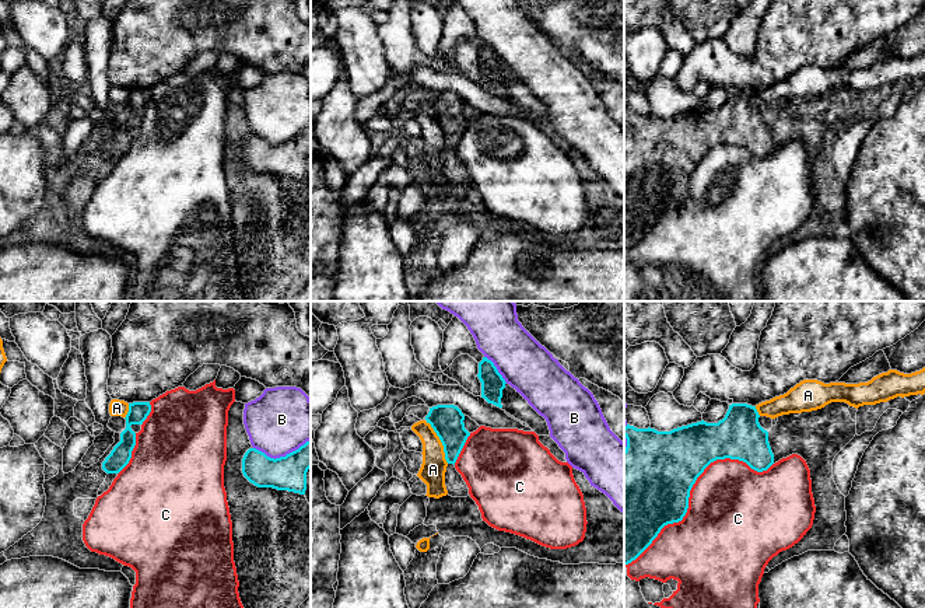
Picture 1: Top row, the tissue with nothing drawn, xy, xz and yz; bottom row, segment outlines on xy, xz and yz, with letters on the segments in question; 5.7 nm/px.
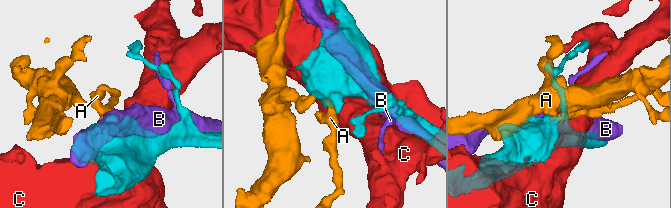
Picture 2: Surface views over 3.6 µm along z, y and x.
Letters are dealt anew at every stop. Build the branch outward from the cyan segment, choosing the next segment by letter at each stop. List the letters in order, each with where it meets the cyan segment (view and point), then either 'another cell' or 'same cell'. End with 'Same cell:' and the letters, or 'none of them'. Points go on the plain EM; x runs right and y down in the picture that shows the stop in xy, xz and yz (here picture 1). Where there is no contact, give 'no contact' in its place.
A: meets cyan in xz at (441, 128); another cell
B: meets cyan in xy at (281, 143); another cell
C: meets cyan in yz at (690, 175); another cell
Same cell: none of them

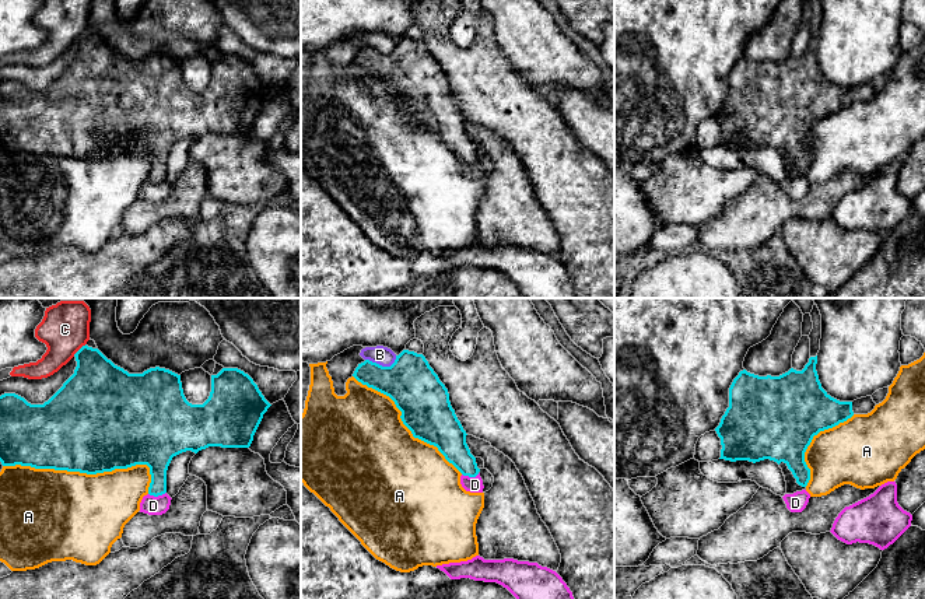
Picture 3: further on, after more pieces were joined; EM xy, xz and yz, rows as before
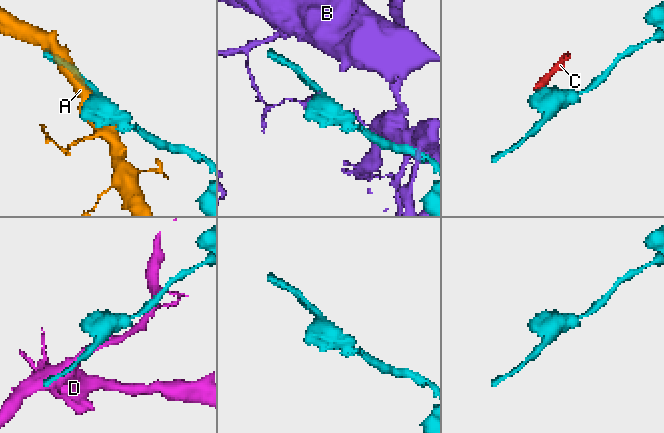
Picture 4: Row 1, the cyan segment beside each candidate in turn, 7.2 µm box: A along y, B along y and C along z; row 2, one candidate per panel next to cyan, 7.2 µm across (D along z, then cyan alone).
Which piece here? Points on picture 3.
A: meets cyan in xy at (83, 158); another cell
B: meets cyan in xz at (381, 52); another cell
C: meets cyan in xy at (79, 37); another cell
D: meets cyan in xy at (157, 182); another cell
Same cell: none of them

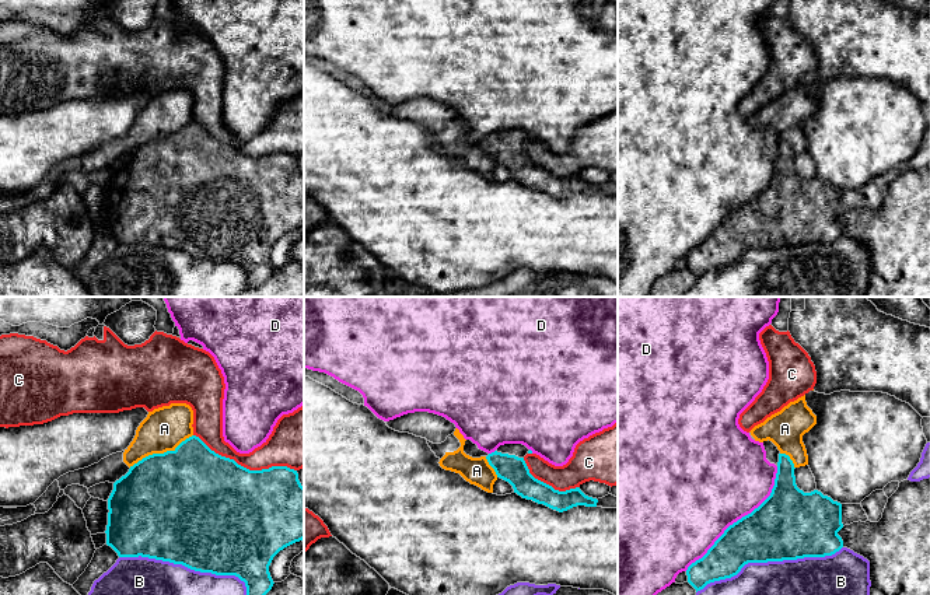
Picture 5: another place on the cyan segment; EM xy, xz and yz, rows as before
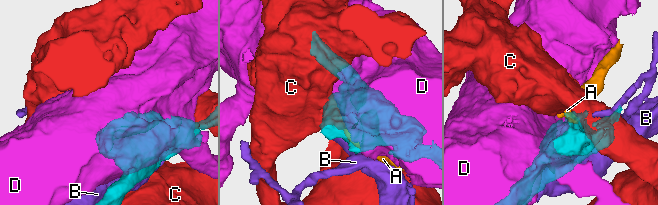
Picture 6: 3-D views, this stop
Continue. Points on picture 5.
A: meets cyan in xy at (160, 140); another cell
B: meets cyan in yz at (769, 247); another cell
C: meets cyan in xy at (245, 154); another cell
D: meets cyan in yz at (741, 205); another cell
Same cell: none of them

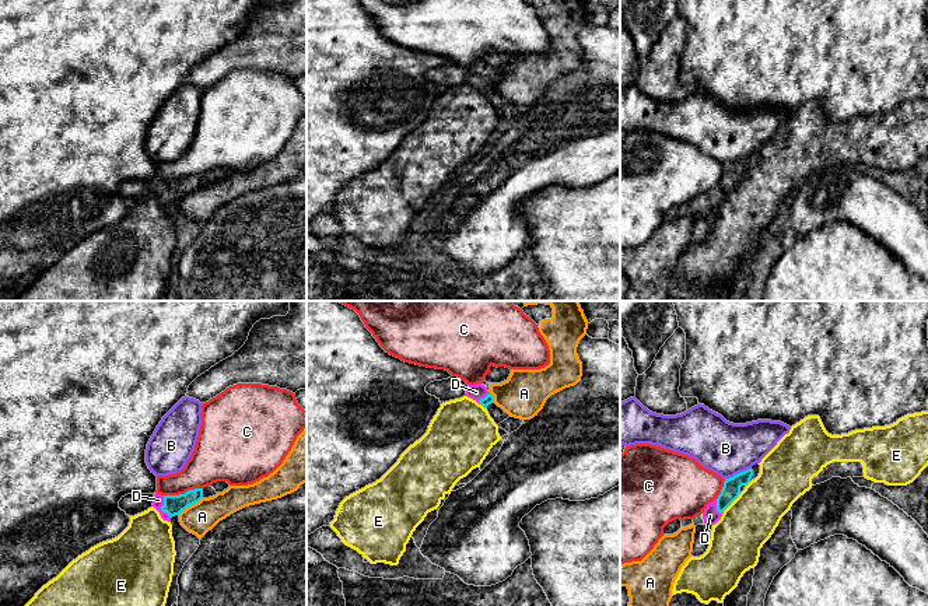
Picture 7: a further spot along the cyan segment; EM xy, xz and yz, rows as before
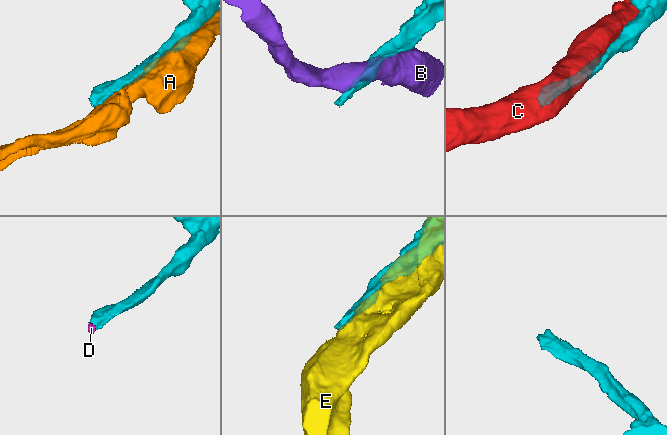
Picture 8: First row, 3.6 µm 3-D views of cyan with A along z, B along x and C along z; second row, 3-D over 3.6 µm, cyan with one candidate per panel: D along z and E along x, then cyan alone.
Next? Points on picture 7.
A: meets cyan in xy at (189, 192); another cell
B: meets cyan in yz at (738, 160); another cell
C: meets cyan in xy at (182, 181); another cell
D: meets cyan in xy at (161, 195); same cell
E: meets cyan in yz at (731, 189); another cell
Same cell: D

